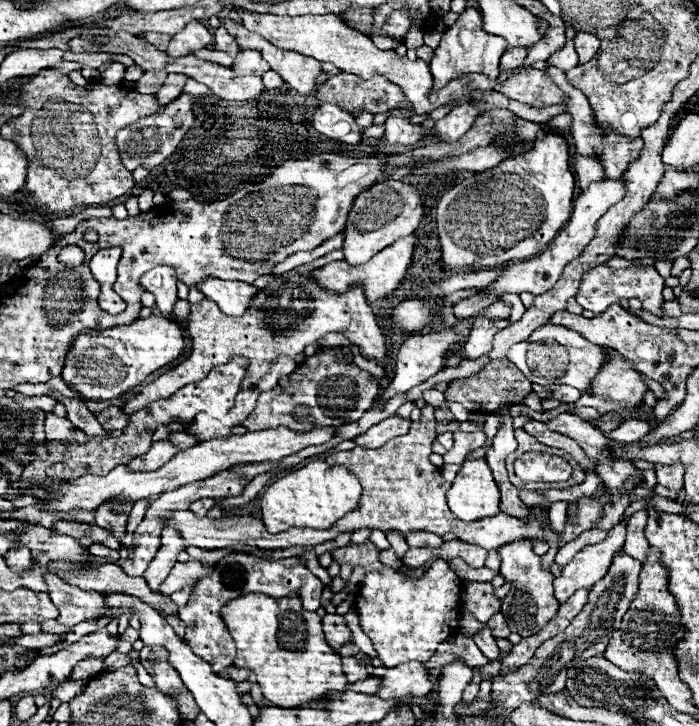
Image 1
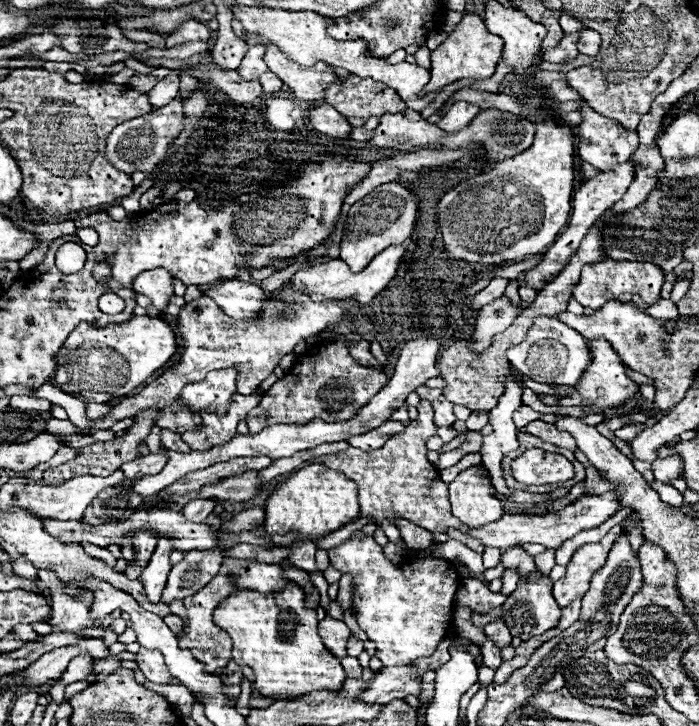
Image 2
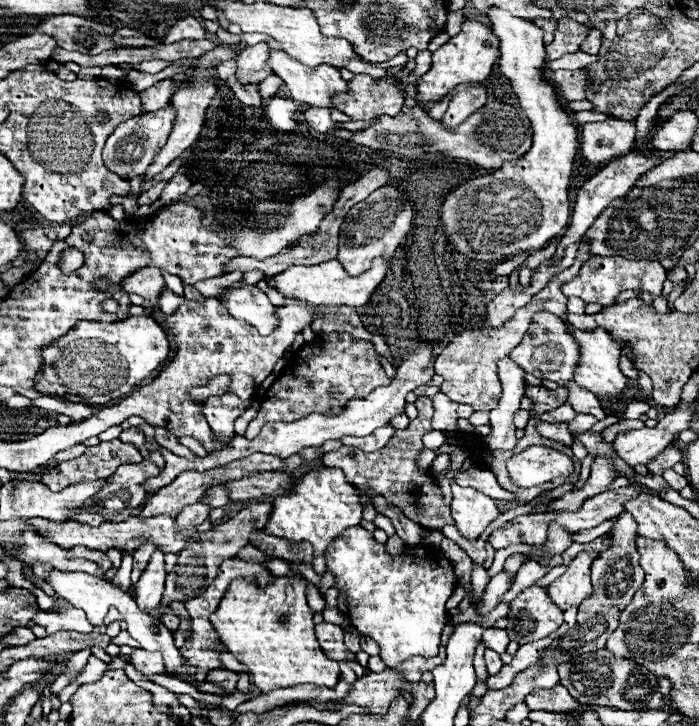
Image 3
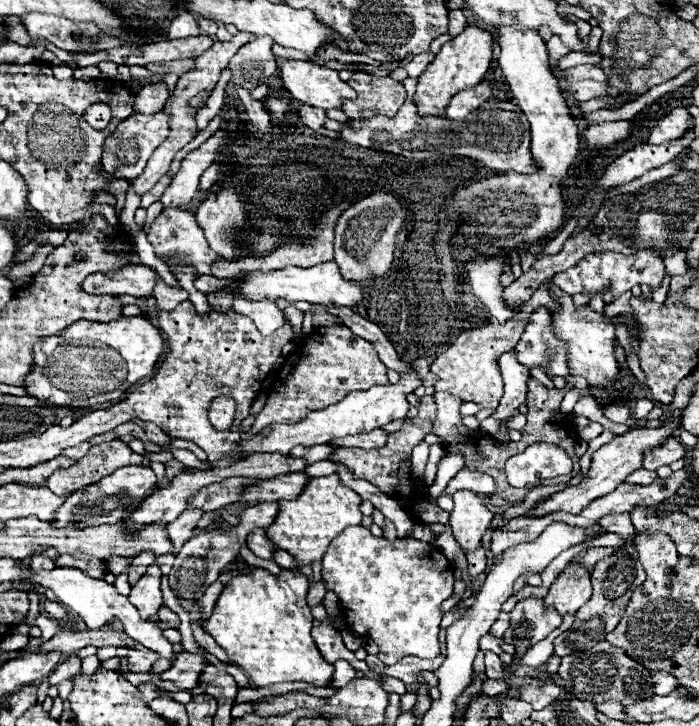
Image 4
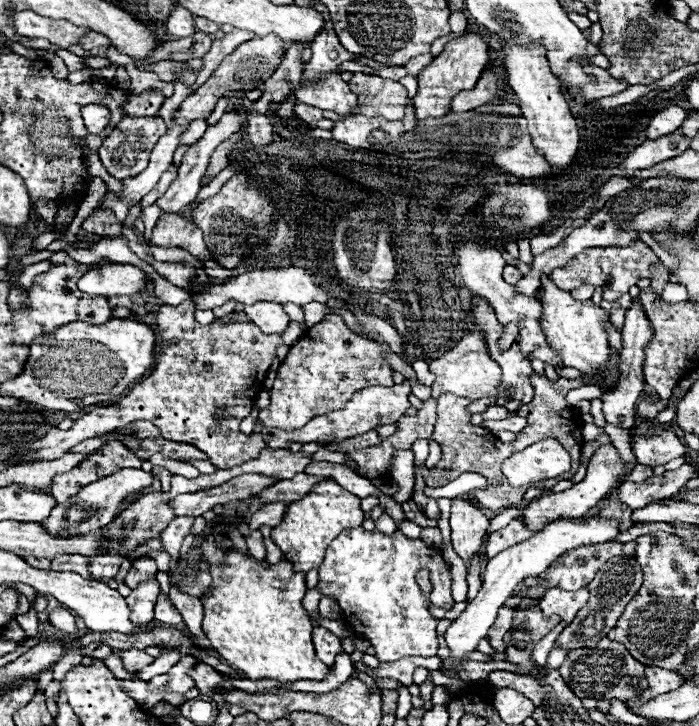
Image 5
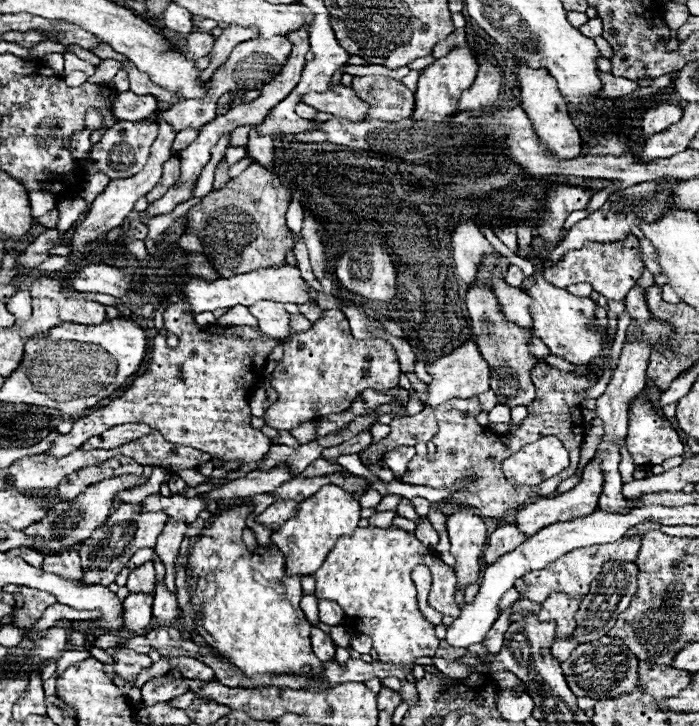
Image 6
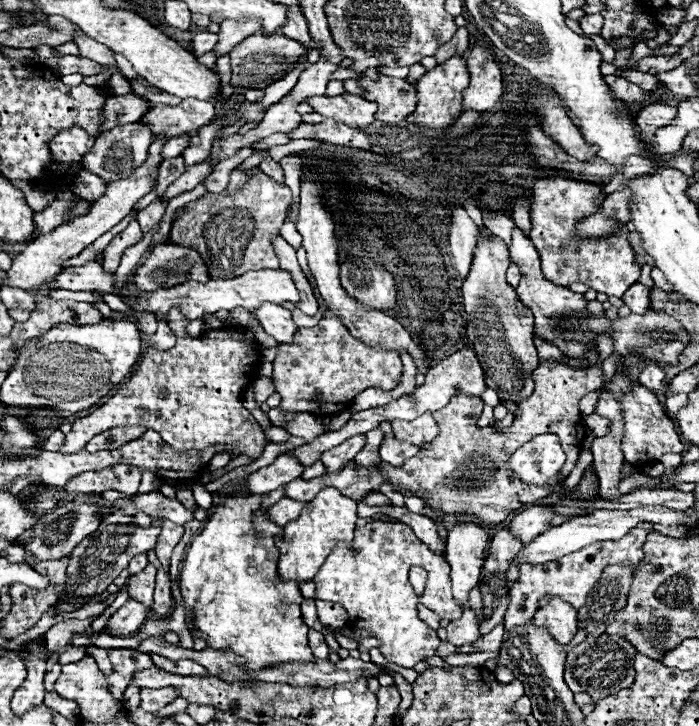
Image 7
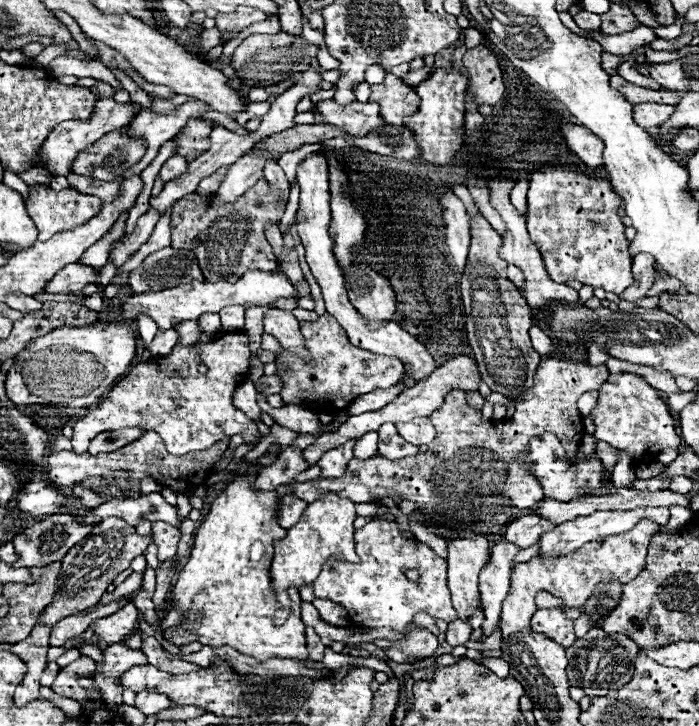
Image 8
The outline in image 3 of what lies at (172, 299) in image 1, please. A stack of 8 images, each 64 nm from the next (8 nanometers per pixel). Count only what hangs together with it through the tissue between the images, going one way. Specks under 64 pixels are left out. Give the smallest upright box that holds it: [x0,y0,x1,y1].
[122,268,166,304]

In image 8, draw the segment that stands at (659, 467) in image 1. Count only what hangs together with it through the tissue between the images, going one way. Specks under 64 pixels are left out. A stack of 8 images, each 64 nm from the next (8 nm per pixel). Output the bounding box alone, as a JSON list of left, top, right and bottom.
[590,374,680,460]

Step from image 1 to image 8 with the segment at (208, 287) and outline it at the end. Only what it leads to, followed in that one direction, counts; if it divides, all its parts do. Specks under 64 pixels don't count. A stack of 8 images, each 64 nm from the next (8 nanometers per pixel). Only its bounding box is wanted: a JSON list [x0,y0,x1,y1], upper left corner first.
[264,308,312,364]

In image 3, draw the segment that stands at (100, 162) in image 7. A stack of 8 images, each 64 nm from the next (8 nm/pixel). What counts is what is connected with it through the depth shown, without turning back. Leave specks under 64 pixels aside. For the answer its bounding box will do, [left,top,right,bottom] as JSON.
[102,106,176,178]

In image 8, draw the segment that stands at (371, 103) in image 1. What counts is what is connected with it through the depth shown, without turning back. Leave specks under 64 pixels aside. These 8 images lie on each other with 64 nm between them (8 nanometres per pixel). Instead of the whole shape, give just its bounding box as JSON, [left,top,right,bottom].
[370,74,420,124]

